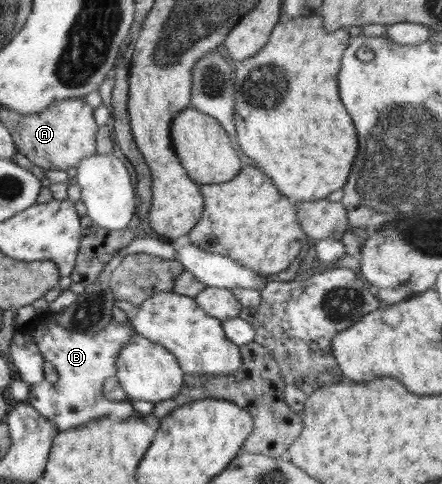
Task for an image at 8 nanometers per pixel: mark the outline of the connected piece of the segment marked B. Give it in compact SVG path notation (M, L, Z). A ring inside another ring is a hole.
M53 312L36 315L31 323L16 329L16 332L28 332L38 349L58 373L56 383L47 380L31 384L26 401L46 417L50 423L55 423L59 431L80 427L93 419L106 416L116 416L118 419L128 419L136 416L130 399L112 401L102 393L103 383L116 375L120 350L128 345L135 334L133 325L129 322L120 323L114 318L102 331L92 335L82 332L68 331L59 326Z

